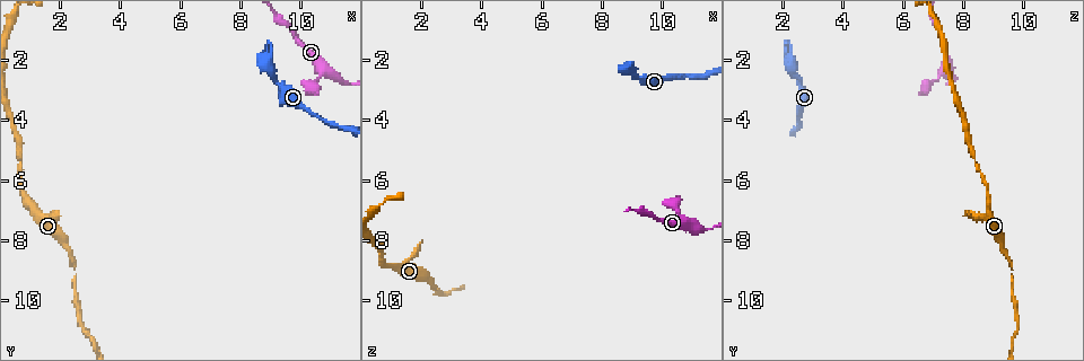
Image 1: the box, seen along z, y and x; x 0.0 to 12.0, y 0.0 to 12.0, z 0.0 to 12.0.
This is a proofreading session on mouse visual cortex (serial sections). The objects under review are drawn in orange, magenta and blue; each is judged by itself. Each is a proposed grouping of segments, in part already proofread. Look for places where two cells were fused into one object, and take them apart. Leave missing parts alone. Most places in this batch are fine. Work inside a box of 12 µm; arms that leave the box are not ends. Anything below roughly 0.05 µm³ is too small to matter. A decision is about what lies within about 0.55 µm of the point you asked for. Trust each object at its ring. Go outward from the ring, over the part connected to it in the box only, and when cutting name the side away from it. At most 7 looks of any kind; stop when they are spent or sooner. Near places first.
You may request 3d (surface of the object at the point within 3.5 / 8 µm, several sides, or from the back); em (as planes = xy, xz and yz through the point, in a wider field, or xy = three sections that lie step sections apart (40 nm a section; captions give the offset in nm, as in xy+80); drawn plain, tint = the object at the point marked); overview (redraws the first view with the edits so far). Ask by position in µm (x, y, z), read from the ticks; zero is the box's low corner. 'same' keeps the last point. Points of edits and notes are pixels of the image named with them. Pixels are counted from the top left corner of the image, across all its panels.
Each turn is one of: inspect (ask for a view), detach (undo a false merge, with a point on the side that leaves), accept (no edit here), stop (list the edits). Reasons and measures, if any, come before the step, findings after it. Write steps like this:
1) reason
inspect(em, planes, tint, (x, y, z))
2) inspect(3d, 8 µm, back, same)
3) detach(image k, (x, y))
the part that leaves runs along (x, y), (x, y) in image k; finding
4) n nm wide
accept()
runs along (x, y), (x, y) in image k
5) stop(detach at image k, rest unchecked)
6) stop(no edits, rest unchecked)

inspect(3d, 8 µm, (11.3, 2.6, 7.6))

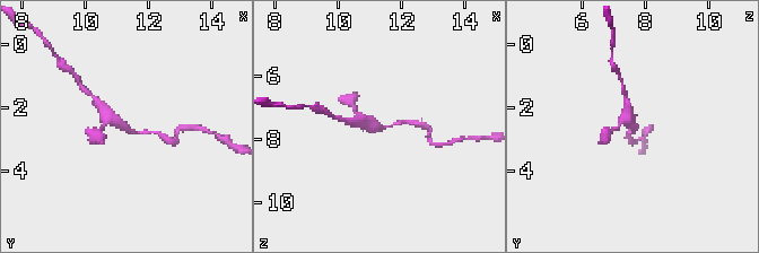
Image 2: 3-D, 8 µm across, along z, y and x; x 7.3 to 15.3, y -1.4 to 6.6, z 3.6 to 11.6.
inspect(em, xy, step 3, tint, (11.3, 2.6, 7.6))

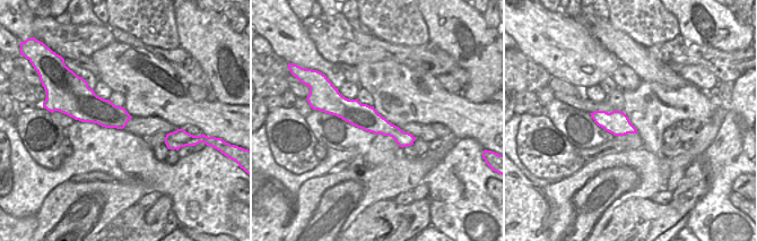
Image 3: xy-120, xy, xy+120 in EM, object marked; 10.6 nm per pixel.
accept()
runs along (102, 108), (133, 131), (147, 130) in image 2; one cell here

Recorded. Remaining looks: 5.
sudden change in width
inspect(3d, 3.5 µm, (9.1, 2.4, 2.5))

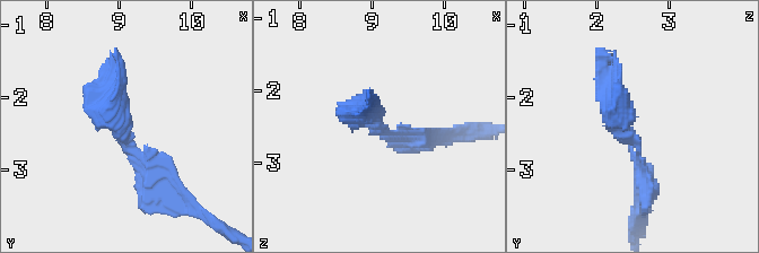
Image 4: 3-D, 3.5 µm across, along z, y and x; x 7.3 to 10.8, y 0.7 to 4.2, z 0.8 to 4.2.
inspect(em, xy, step 3, tint, (9.05, 2.45, 2.40))

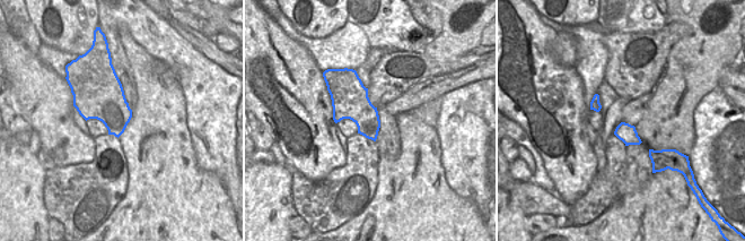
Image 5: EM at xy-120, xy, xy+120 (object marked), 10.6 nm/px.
accept()
runs along (171, 186), (112, 118), (119, 66) in image 4; continuous, no second cell

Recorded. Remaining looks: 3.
sudden change in width
inspect(3d, 3.5 µm, (2.3, 8.3, 9.3))

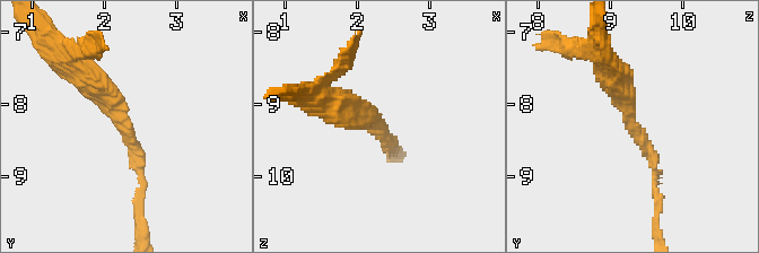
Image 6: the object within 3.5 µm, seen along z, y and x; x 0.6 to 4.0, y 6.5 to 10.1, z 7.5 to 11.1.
arms of 100, 300 nm; shape alone is not enough
inspect(em, xy, step 5, tint, (2.20, 8.30, 9.30))

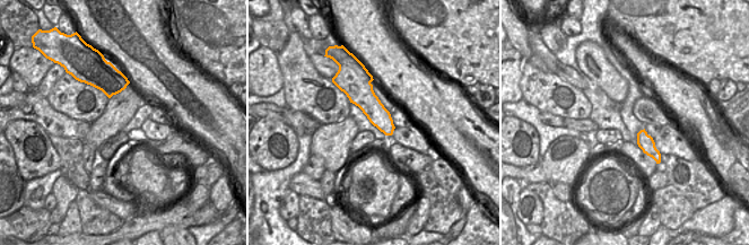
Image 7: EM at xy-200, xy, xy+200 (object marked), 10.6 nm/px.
accept()
runs along (76, 69), (121, 118), (139, 188) in image 6; one cell here

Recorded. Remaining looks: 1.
stop(no edits, rest unchecked)

